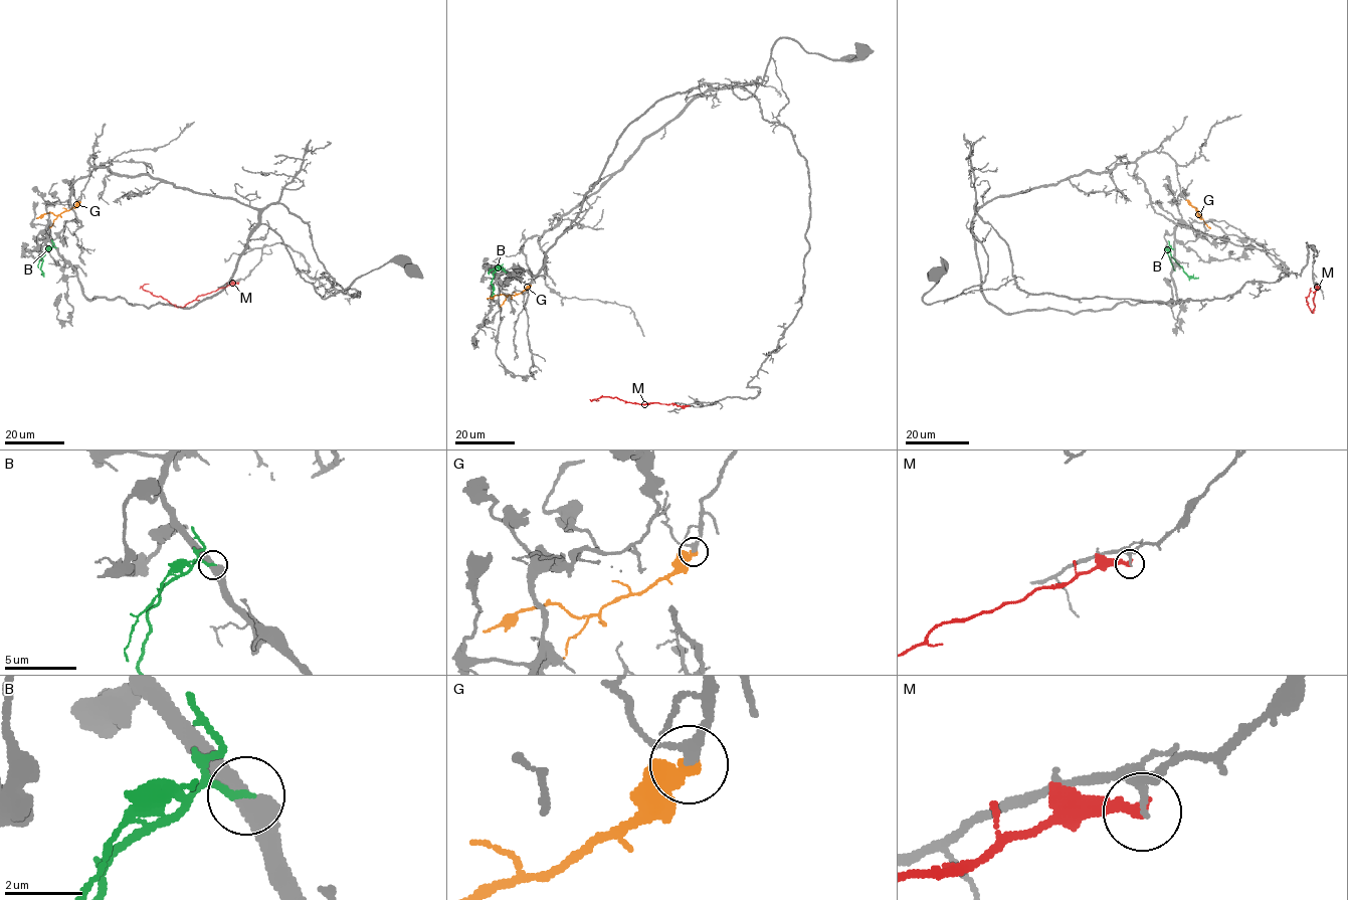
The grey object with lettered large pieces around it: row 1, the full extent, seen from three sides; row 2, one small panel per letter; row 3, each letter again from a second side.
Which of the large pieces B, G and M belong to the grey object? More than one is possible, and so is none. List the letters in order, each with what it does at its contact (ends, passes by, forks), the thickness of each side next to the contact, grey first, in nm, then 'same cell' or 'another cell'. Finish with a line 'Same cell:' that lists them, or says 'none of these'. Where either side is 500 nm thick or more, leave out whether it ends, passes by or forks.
B: it ends; calibres 480 and 170 nm; another cell
G: it ends; calibres 240 and 400 nm; same cell
M: it ends; calibres 200 and 320 nm; another cell
Same cell: G

